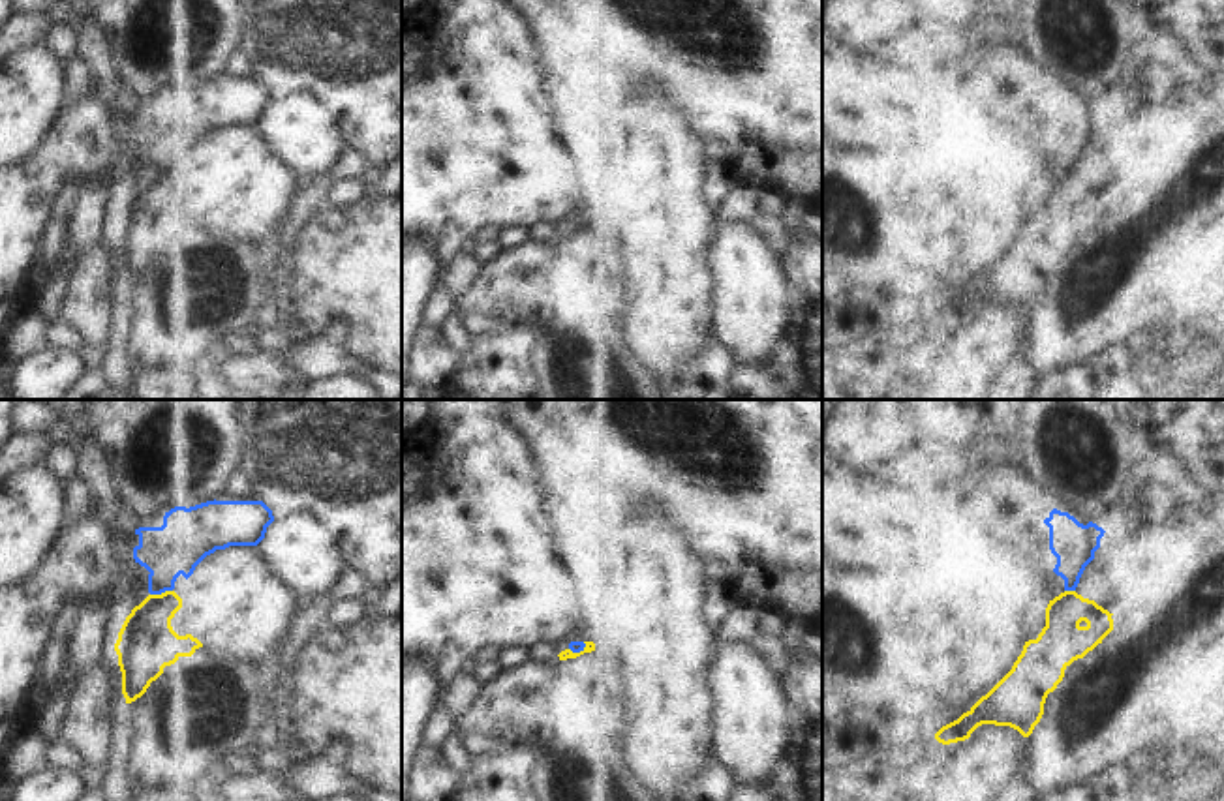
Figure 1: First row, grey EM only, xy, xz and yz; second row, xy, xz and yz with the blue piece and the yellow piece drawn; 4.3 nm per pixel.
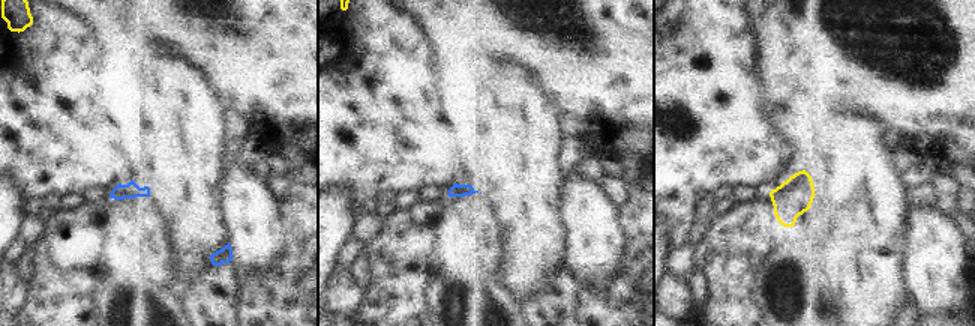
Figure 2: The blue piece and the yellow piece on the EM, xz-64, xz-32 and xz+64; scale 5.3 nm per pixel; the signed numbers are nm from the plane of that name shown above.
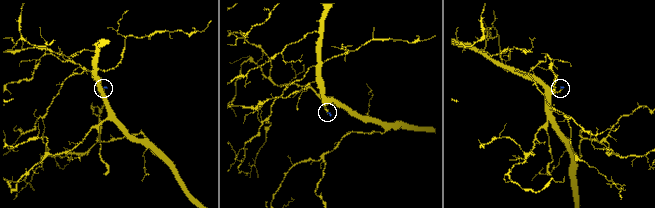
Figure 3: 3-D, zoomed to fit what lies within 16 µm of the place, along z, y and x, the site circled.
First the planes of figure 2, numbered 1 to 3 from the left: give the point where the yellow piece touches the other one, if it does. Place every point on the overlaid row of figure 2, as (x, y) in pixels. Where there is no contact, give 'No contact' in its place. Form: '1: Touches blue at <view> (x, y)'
1: No contact
2: No contact
3: No contact.

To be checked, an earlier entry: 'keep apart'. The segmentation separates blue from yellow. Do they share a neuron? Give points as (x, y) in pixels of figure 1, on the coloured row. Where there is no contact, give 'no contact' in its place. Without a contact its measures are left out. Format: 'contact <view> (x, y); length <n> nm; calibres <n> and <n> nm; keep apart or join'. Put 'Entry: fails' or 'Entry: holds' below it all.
contact xy (160, 593); length 100 nm; calibres 220 and 260 nm; keep apart
Entry: holds

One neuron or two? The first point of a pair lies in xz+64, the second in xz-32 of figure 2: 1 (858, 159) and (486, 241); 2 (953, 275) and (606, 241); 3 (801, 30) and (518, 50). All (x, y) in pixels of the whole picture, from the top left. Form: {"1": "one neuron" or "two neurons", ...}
{"1": "two neurons", "2": "one neuron", "3": "one neuron"}

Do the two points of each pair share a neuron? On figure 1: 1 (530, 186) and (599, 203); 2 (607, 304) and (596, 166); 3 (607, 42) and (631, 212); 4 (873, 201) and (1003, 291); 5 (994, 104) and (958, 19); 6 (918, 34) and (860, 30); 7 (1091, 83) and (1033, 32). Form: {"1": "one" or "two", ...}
{"1": "two", "2": "two", "3": "two", "4": "two", "5": "two", "6": "one", "7": "one"}

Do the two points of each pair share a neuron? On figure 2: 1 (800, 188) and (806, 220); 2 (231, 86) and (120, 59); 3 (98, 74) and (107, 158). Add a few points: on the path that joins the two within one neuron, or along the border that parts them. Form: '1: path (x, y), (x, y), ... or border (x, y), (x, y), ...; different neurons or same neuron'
1: path (800, 196), (801, 212); same neuron
2: path (207, 57), (182, 32), (149, 32); same neuron
3: path (92, 95), (92, 137); same neuron

